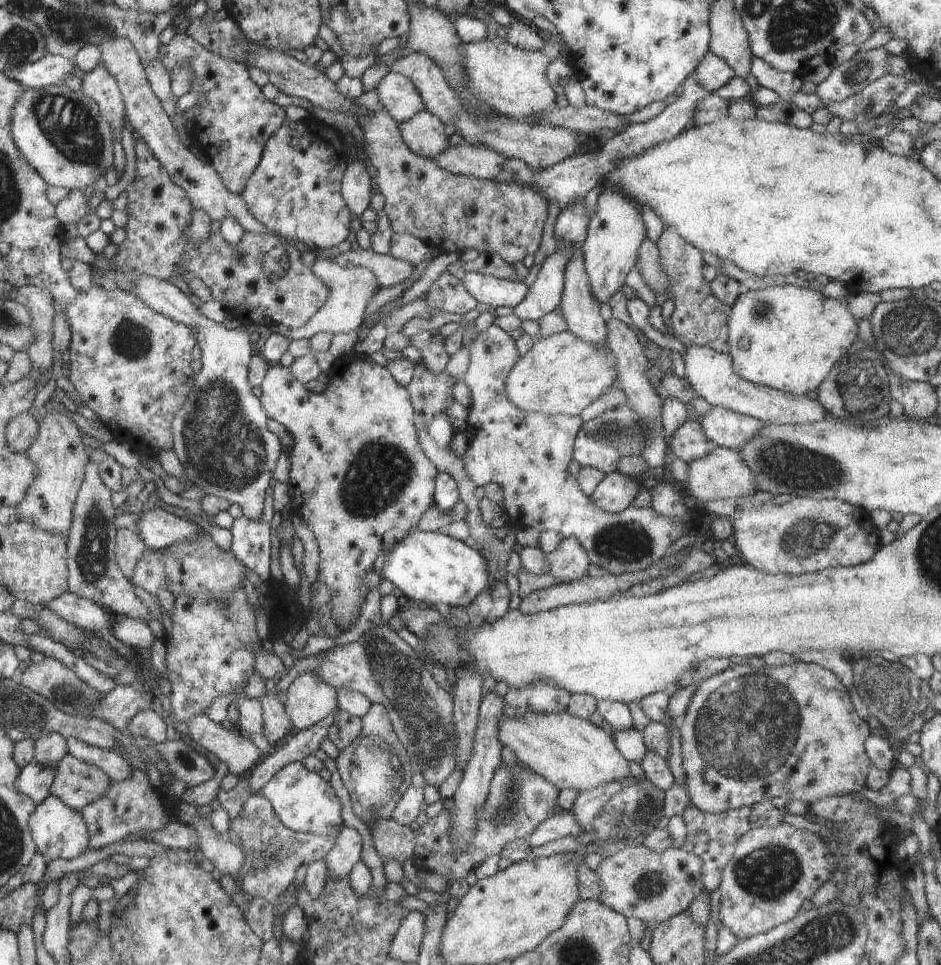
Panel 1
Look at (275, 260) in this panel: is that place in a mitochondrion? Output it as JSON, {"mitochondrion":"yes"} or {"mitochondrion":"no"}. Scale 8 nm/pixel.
{"mitochondrion":"yes"}

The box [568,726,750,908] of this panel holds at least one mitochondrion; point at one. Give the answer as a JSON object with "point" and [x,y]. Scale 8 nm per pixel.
{"point":[652,883]}

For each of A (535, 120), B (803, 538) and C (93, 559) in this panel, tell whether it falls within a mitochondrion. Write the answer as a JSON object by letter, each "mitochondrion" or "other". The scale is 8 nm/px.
{"A":"other","B":"mitochondrion","C":"mitochondrion"}

